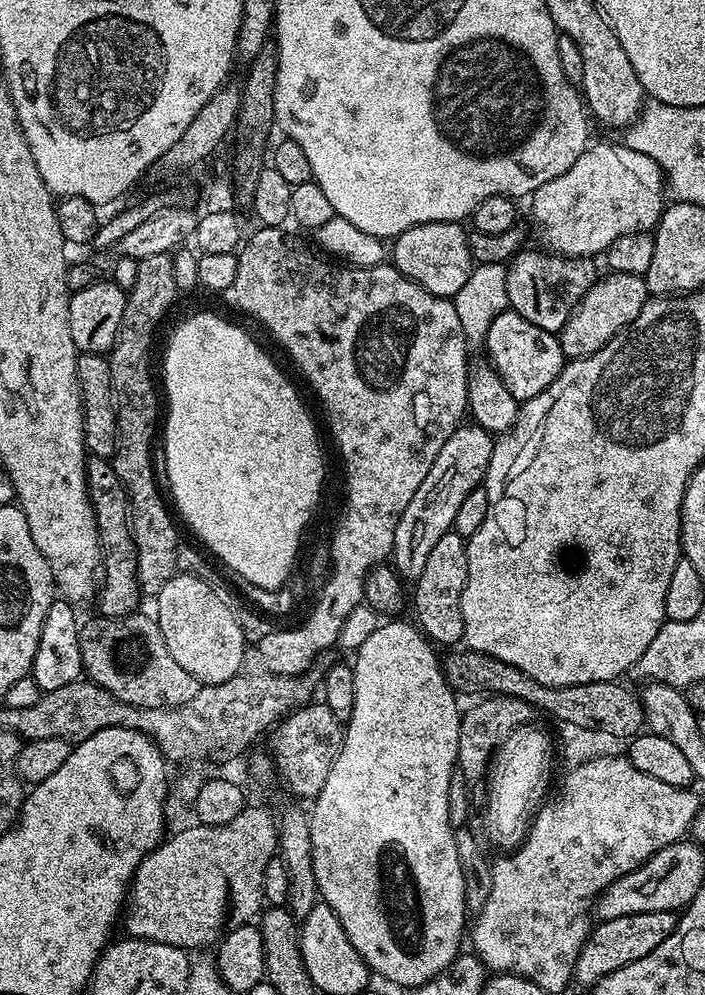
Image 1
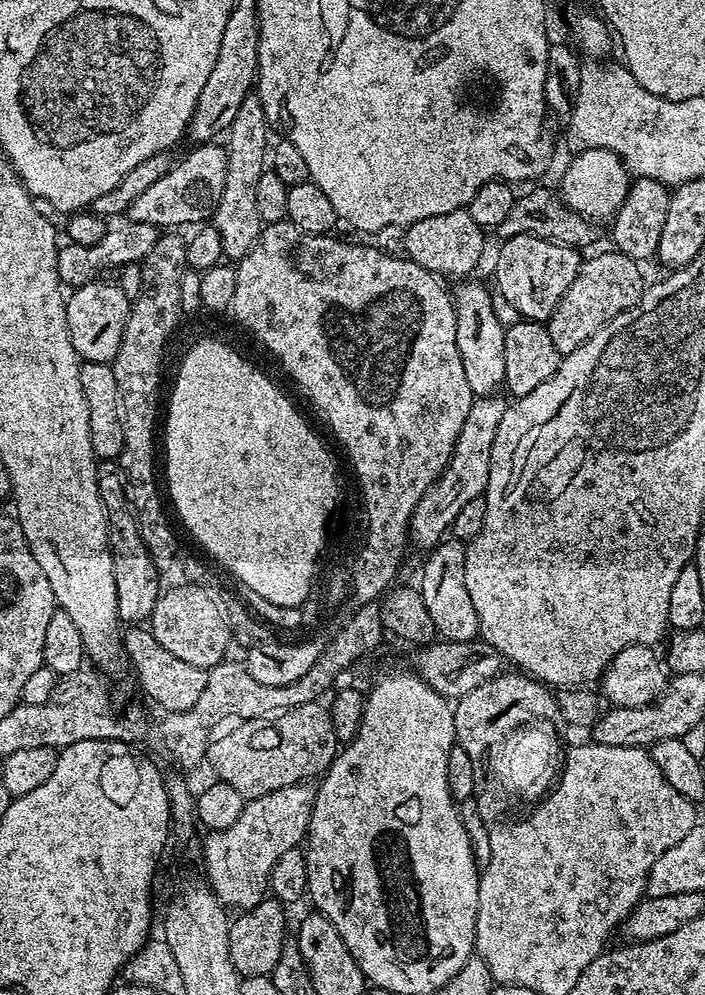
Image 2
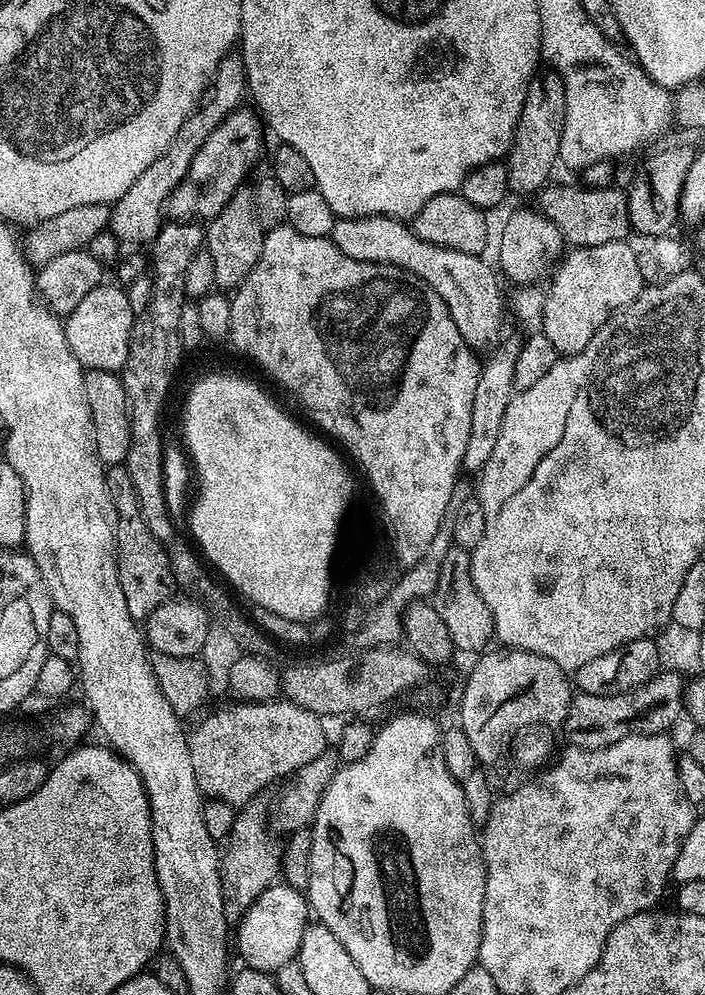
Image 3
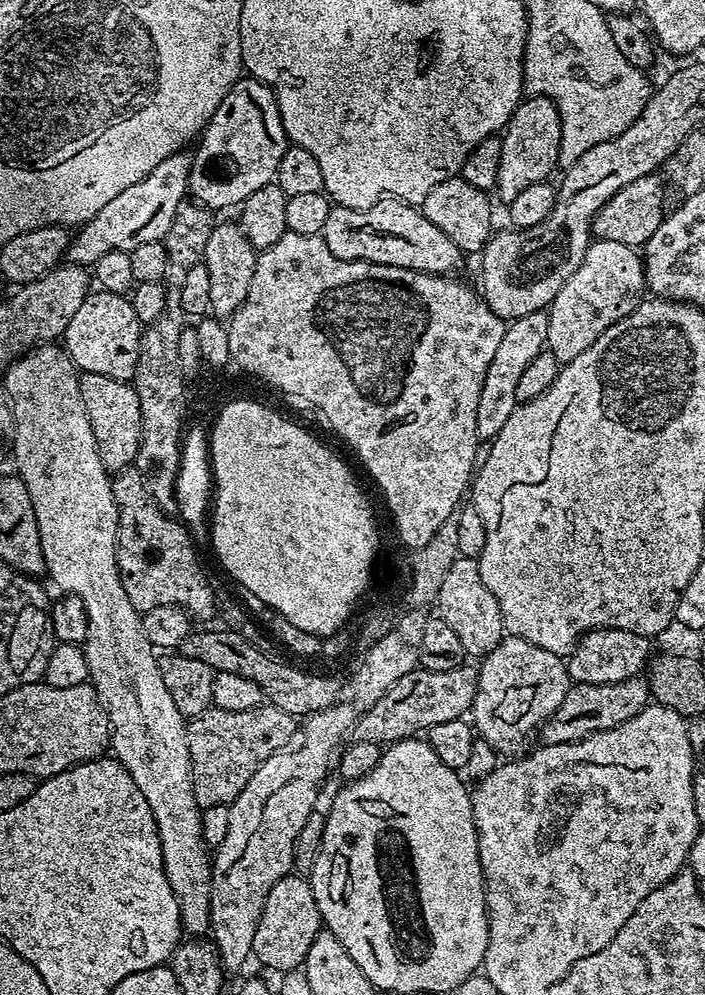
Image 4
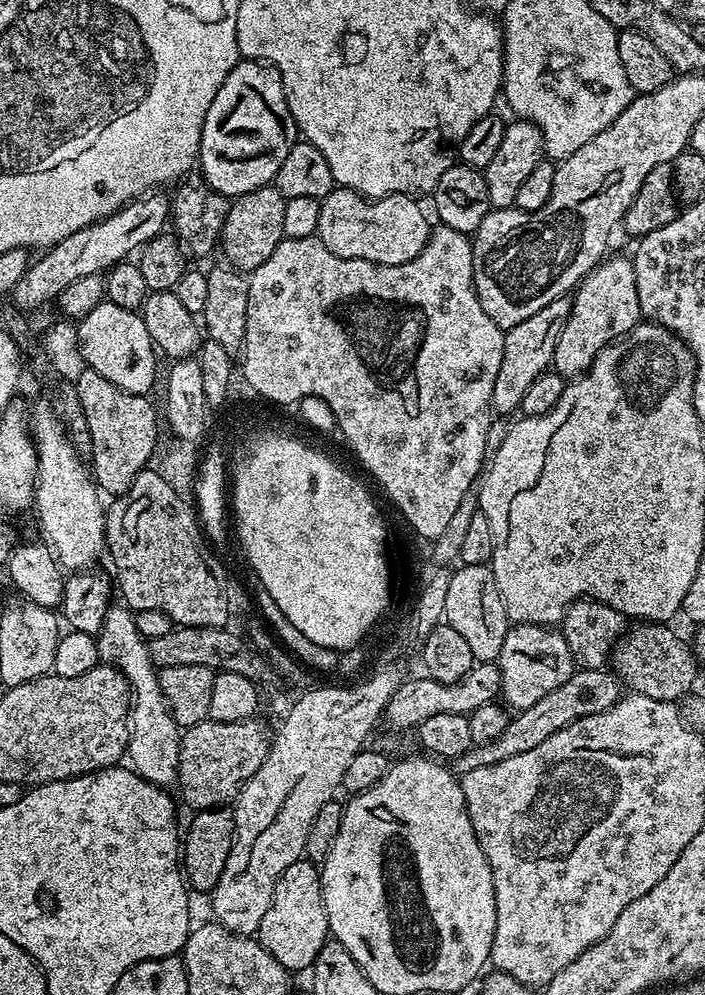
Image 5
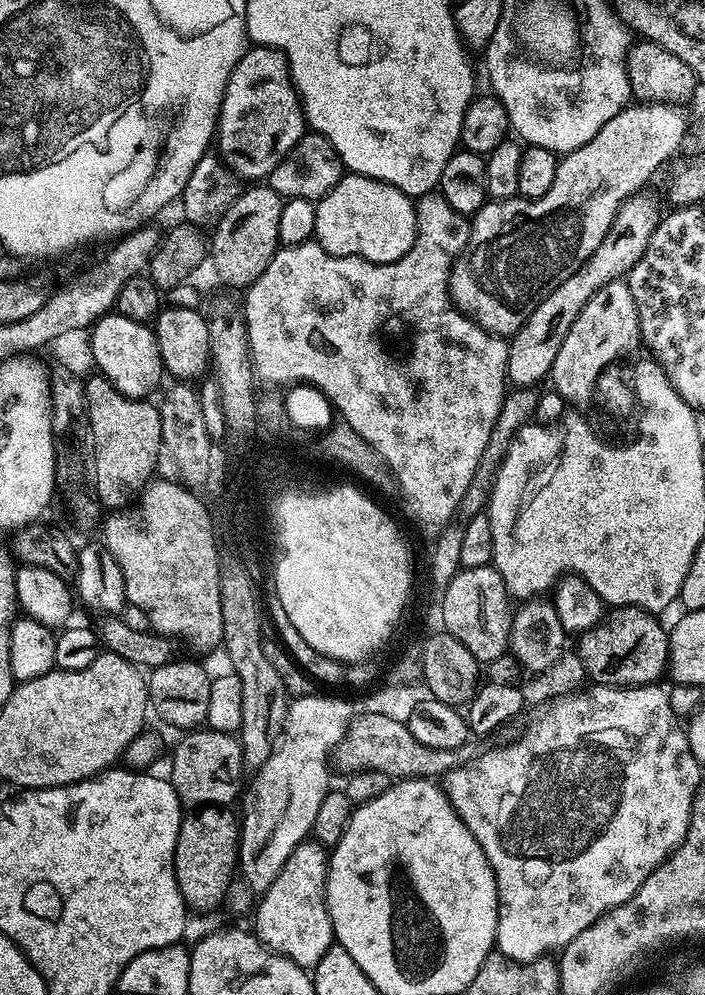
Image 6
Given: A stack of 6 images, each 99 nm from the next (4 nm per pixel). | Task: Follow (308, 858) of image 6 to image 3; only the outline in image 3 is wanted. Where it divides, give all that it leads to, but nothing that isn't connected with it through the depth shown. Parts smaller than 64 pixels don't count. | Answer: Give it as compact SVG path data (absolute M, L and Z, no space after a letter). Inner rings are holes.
M275 882L262 890L258 898L239 919L234 928L234 948L240 951L249 968L275 974L286 962L297 959L302 946L302 934L310 922L310 905L305 893L285 882Z

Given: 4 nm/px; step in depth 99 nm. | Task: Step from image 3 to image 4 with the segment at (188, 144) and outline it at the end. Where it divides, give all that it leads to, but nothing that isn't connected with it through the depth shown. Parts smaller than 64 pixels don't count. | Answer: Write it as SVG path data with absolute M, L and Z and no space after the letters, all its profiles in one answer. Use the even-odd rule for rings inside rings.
M184 150L170 154L170 158L158 162L158 166L154 166L154 170L150 170L142 182L126 186L126 190L122 190L122 194L117 194L111 202L106 202L102 210L91 213L68 241L67 263L72 266L91 266L110 250L132 252L142 246L142 242L163 241L174 222L174 214L178 214L178 206L185 203L189 195L192 159Z

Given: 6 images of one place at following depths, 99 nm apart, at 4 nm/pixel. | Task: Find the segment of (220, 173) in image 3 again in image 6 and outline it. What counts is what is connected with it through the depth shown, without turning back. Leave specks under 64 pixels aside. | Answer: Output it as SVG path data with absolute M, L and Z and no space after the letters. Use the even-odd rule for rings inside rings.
M264 45L247 49L236 64L224 90L217 120L216 146L221 159L241 179L265 179L304 136L303 105L292 84L283 52Z

